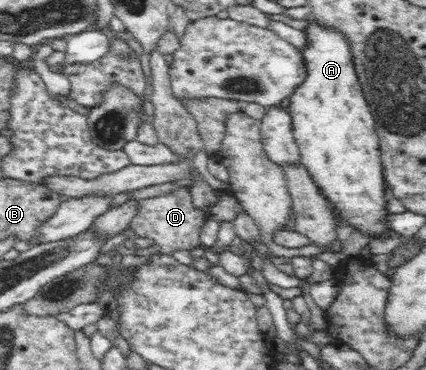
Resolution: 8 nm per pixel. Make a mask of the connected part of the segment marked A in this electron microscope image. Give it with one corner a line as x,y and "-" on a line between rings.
312,18
304,32
307,33
307,46
301,54
307,73
300,86
289,96
290,104
287,107
290,123
293,126
294,140
300,151
300,164
306,167
308,175
327,199
336,218
346,221
348,226
358,230
363,236
380,239
387,234
387,231
392,231
388,227
389,195
384,187
386,182
374,115
370,112
369,103
357,79
349,41
336,28
323,27

